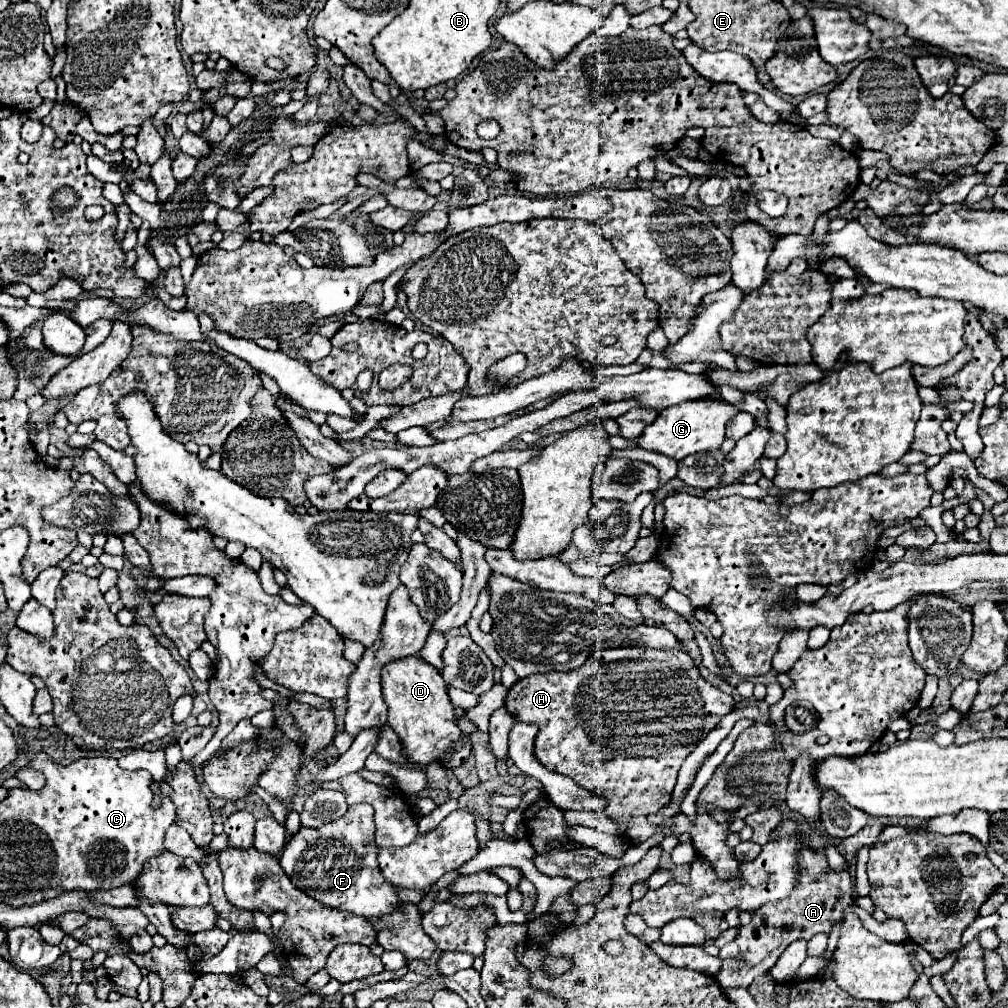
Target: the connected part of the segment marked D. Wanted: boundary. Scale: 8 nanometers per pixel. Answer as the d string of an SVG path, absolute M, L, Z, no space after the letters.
M415 655L395 659L381 669L381 685L383 699L389 707L387 723L401 737L411 763L425 767L433 759L439 759L445 767L455 769L461 761L467 761L471 753L471 739L461 733L457 735L459 727L455 723L453 705L447 697L447 683L437 667Z

